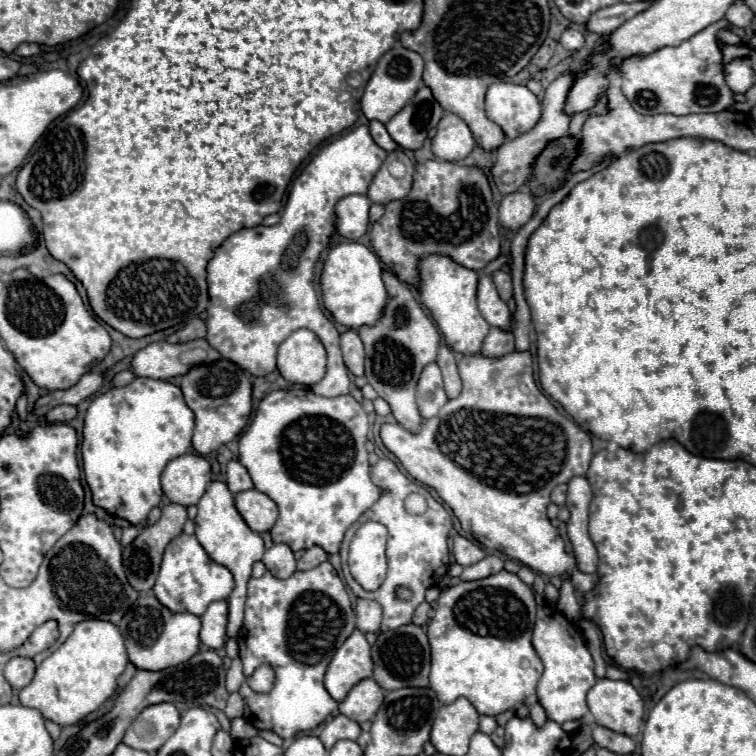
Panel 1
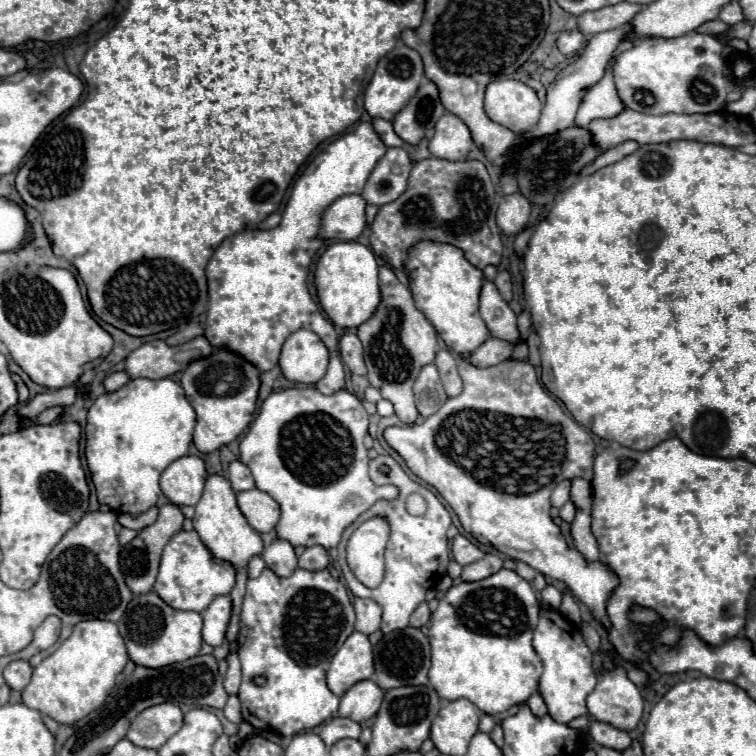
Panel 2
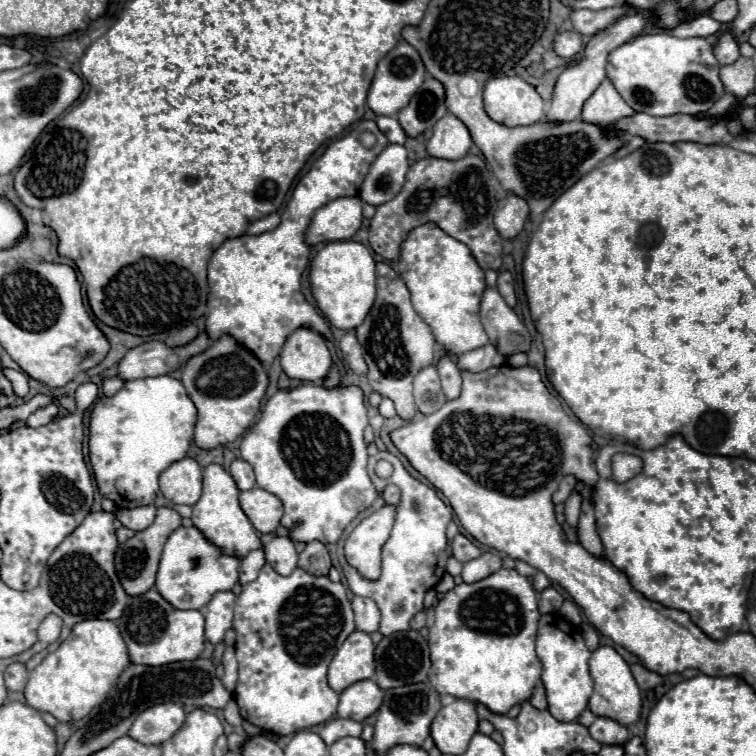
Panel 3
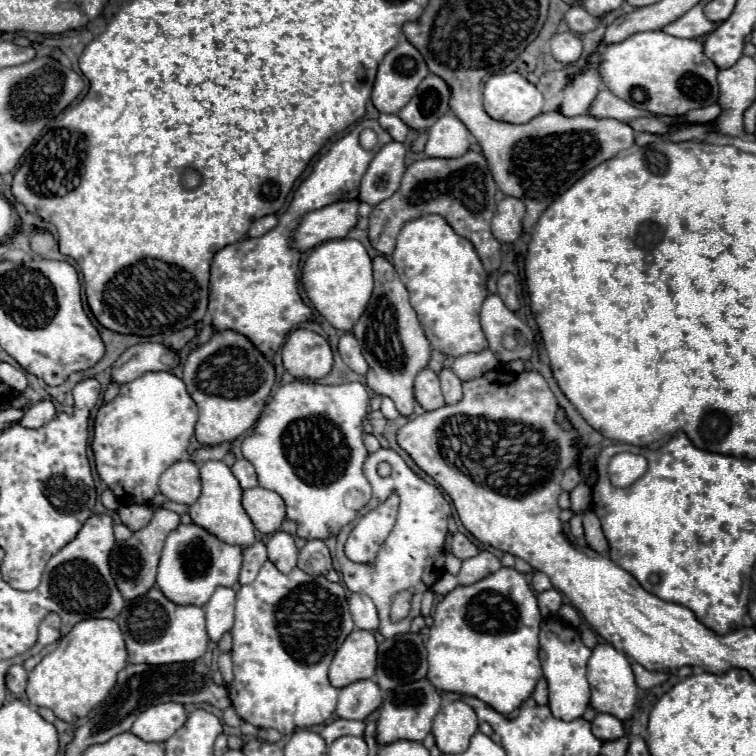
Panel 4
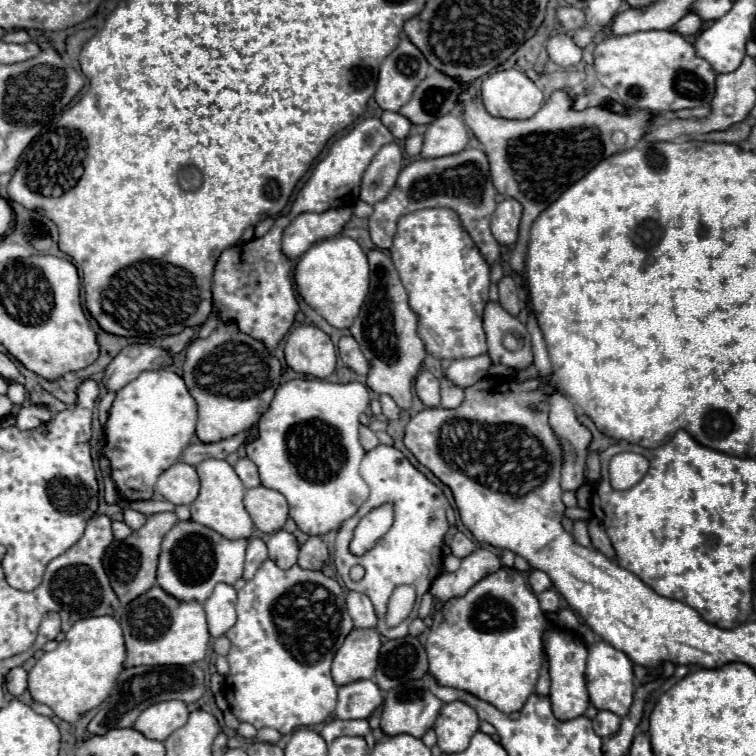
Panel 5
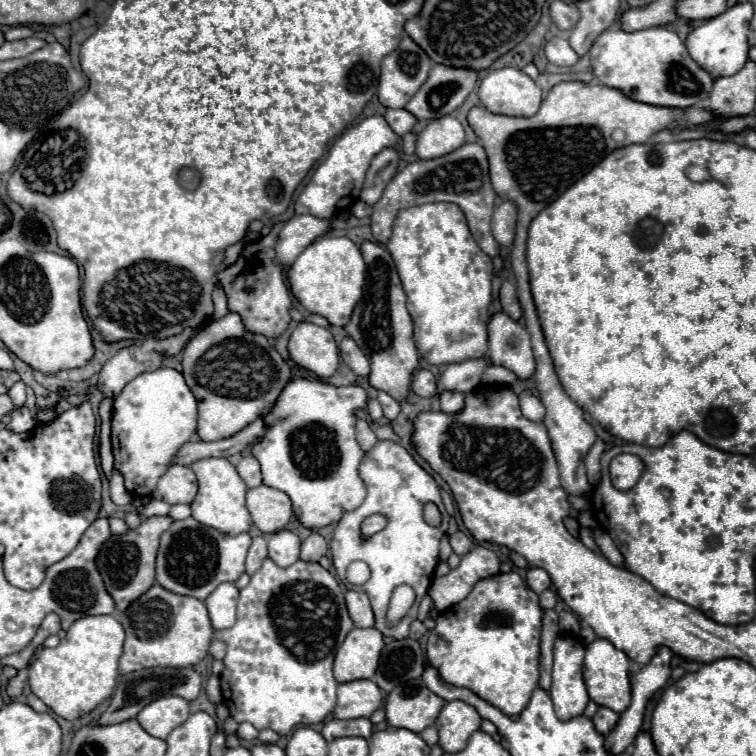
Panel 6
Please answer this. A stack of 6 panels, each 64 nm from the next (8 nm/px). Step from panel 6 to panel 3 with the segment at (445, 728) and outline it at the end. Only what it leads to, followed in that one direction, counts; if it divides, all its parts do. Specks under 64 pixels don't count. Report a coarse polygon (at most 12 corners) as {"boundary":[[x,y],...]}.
{"boundary":[[454,700],[432,720],[442,754],[464,754],[478,732],[470,700]]}

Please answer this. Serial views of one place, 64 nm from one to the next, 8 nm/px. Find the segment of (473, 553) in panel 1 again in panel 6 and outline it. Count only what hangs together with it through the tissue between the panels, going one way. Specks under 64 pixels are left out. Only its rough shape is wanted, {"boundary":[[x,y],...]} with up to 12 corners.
{"boundary":[[464,532],[450,536],[450,546],[458,556],[472,550],[472,542]]}

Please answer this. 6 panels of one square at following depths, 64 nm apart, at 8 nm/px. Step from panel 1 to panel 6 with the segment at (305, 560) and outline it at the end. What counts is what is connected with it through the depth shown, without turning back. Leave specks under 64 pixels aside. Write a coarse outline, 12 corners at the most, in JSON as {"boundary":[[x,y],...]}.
{"boundary":[[312,532],[302,542],[302,560],[320,562],[326,540]]}

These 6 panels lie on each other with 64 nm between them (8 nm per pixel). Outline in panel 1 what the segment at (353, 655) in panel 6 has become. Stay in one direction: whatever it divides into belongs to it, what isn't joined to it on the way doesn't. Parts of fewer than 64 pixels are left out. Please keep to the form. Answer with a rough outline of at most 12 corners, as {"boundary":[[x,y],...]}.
{"boundary":[[354,630],[326,670],[324,686],[342,702],[372,676],[364,632]]}

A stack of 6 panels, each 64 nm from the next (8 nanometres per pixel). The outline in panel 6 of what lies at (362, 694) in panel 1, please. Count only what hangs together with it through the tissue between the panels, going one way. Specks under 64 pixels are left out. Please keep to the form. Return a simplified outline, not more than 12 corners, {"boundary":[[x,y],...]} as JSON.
{"boundary":[[372,680],[338,686],[336,718],[368,718],[382,706]]}

